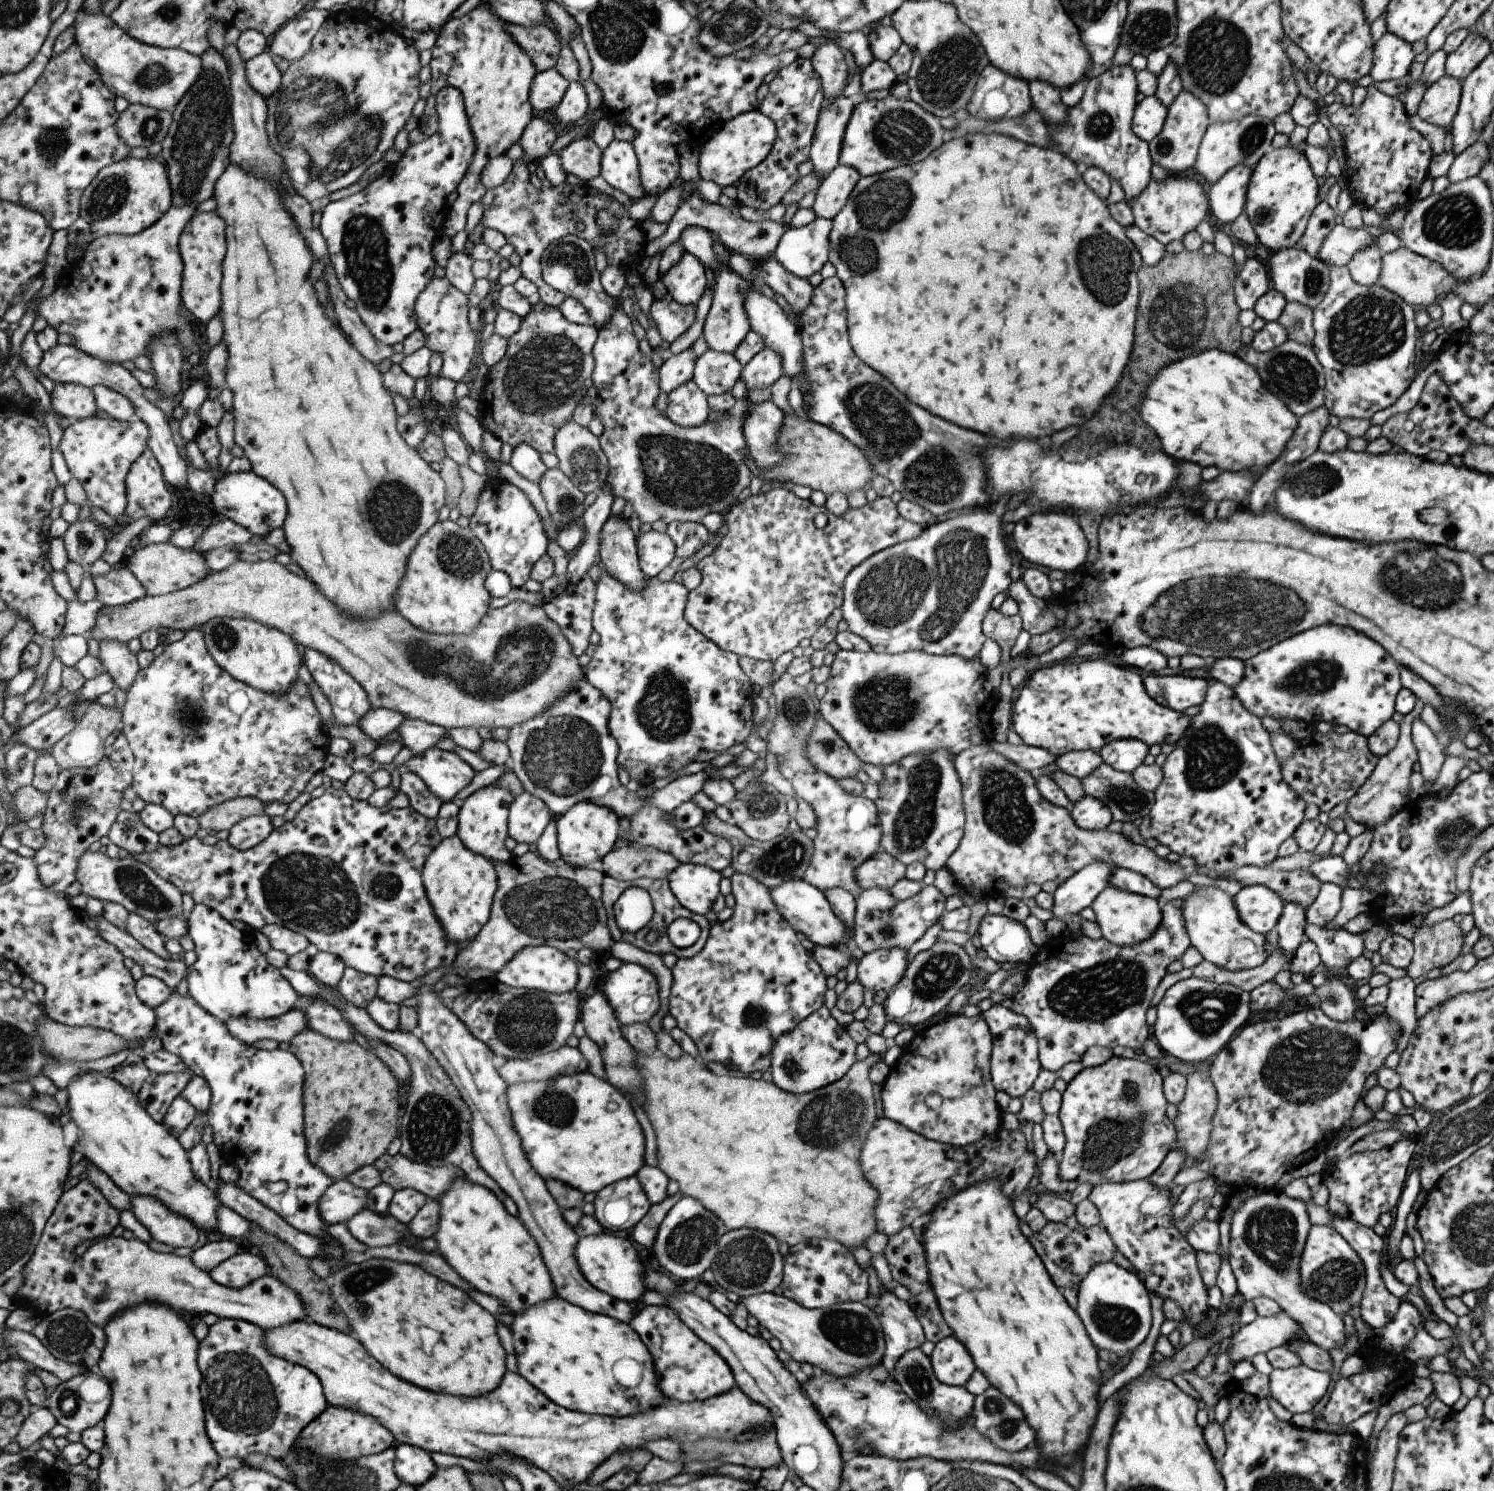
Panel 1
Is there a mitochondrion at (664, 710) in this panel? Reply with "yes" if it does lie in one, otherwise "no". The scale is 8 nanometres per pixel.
yes

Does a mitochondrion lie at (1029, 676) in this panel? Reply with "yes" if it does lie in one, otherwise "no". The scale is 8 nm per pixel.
no

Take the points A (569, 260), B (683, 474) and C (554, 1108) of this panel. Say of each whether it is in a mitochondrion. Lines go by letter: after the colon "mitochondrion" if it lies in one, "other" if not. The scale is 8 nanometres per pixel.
A: mitochondrion
B: mitochondrion
C: mitochondrion

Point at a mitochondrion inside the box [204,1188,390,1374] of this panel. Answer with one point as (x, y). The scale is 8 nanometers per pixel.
(333, 1316)

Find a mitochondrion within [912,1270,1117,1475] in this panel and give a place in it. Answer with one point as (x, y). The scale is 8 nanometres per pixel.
(998, 1410)

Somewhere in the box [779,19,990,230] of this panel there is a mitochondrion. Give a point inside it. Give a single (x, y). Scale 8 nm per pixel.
(946, 72)

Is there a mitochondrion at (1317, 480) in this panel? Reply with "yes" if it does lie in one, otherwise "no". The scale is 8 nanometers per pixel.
yes

